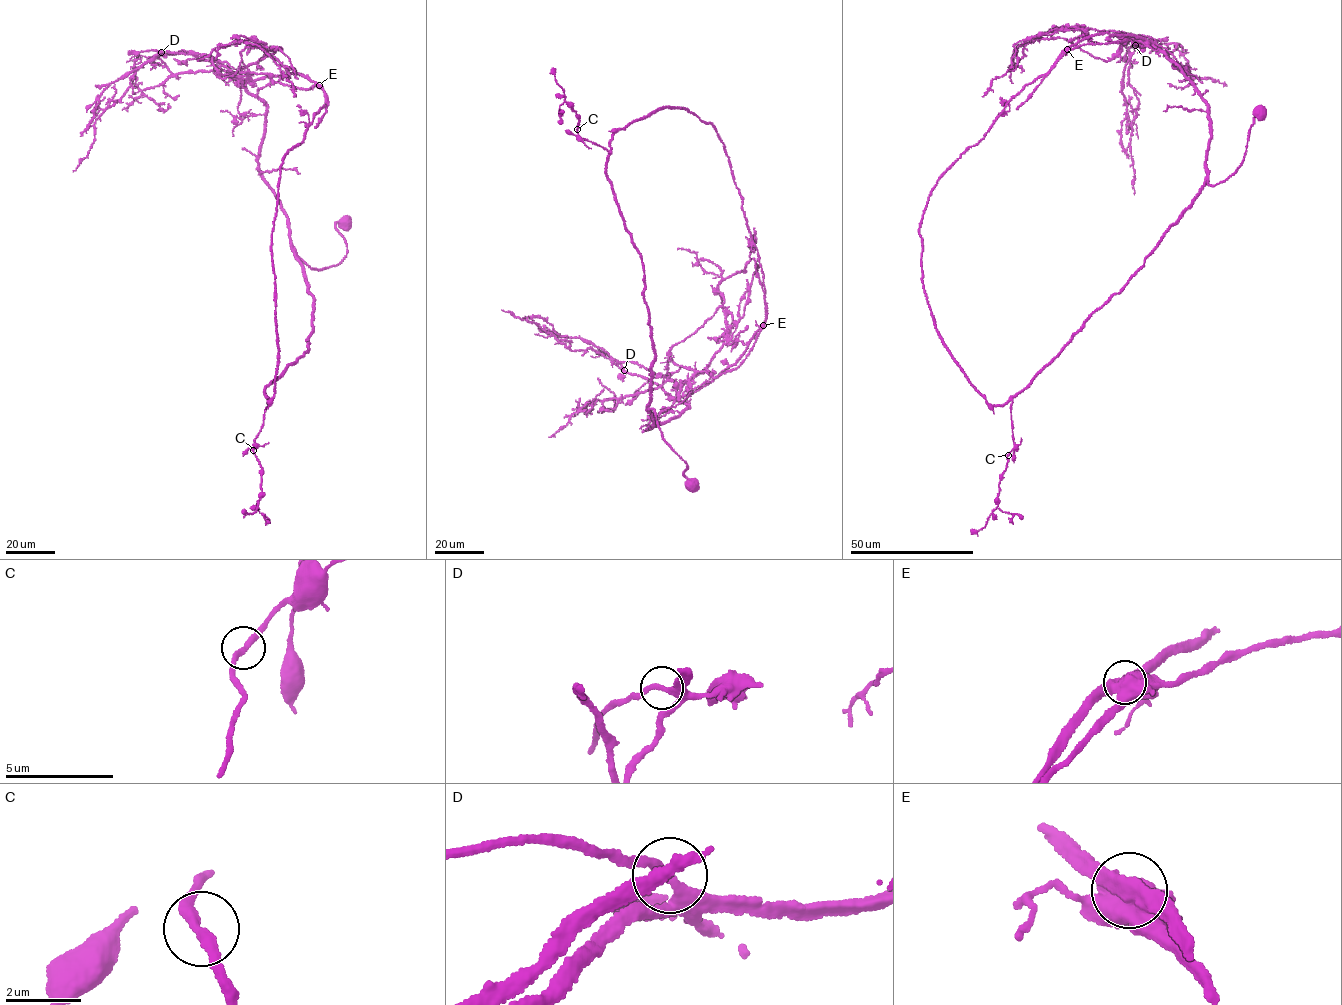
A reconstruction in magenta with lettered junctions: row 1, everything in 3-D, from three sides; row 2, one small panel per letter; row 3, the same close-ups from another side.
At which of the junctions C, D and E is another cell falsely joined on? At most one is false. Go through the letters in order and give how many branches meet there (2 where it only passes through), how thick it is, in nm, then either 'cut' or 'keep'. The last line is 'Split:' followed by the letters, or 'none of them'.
C: 2 branches meet; 240 nm thick; keep
D: 2 branches meet; 240 nm thick; keep
E: 2 branches meet; 700 nm thick; cut
Split: E

